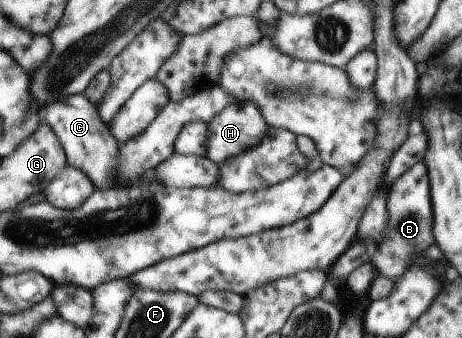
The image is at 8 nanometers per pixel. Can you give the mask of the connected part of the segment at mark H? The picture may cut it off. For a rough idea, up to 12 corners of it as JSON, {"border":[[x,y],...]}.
{"border":[[233,102],[207,125],[214,164],[255,147],[268,125],[252,103]]}

